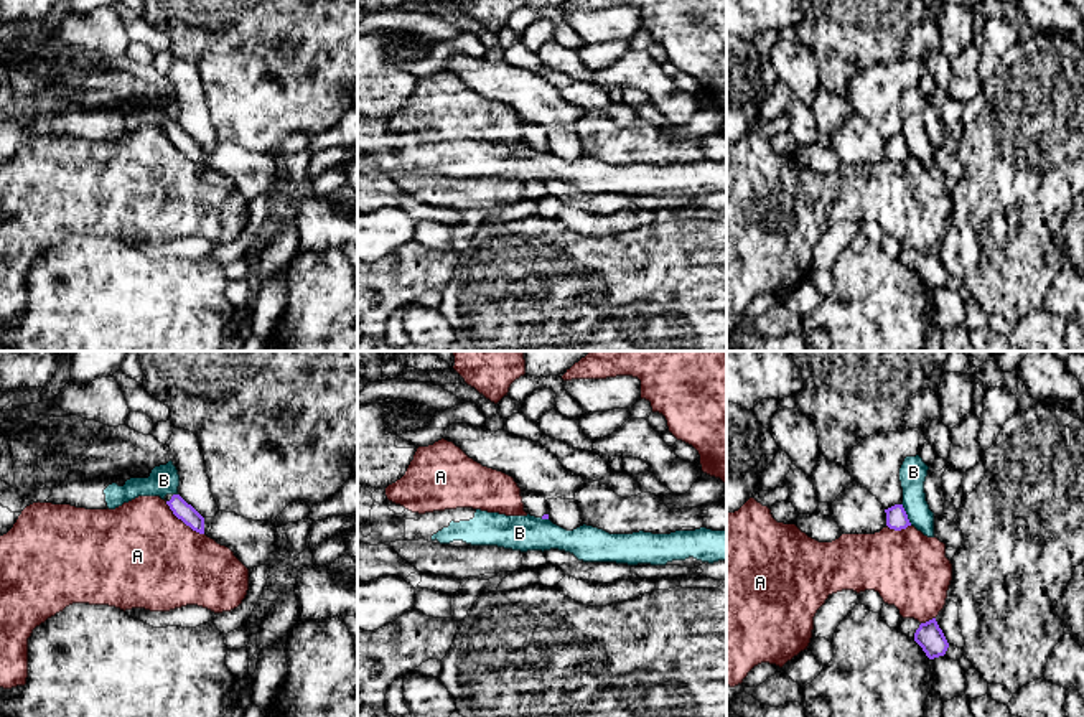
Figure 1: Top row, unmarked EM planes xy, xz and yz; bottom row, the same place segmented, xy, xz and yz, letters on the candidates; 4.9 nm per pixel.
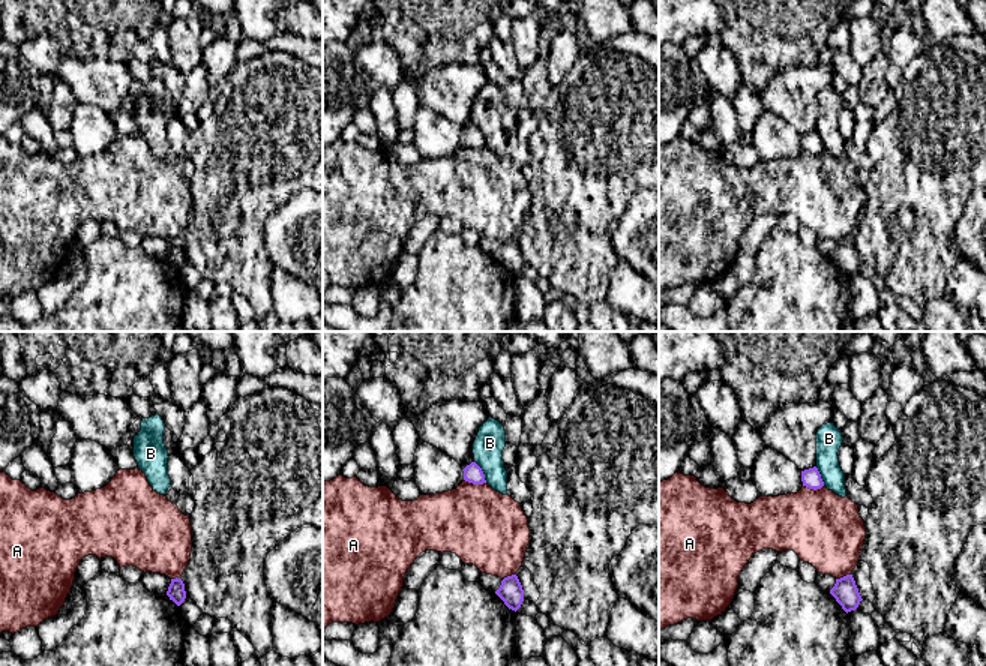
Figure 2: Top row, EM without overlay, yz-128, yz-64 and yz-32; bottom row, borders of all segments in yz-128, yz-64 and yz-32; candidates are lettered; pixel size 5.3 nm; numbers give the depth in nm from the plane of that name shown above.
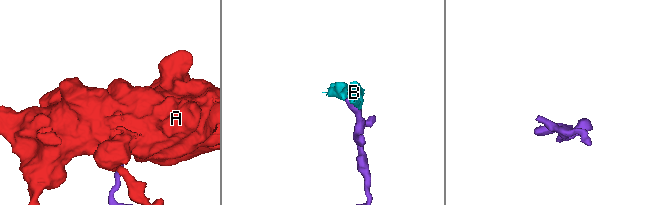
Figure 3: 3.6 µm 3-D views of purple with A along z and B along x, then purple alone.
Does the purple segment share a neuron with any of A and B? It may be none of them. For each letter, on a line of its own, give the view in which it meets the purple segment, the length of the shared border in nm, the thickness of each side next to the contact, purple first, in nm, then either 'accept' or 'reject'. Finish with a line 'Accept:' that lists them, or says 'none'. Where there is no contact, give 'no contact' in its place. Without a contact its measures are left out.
A: contact in xy; length 260 nm; calibres 90 and 480 nm; reject
B: contact in yz; length 120 nm; calibres 110 and 140 nm; reject
Accept: none

